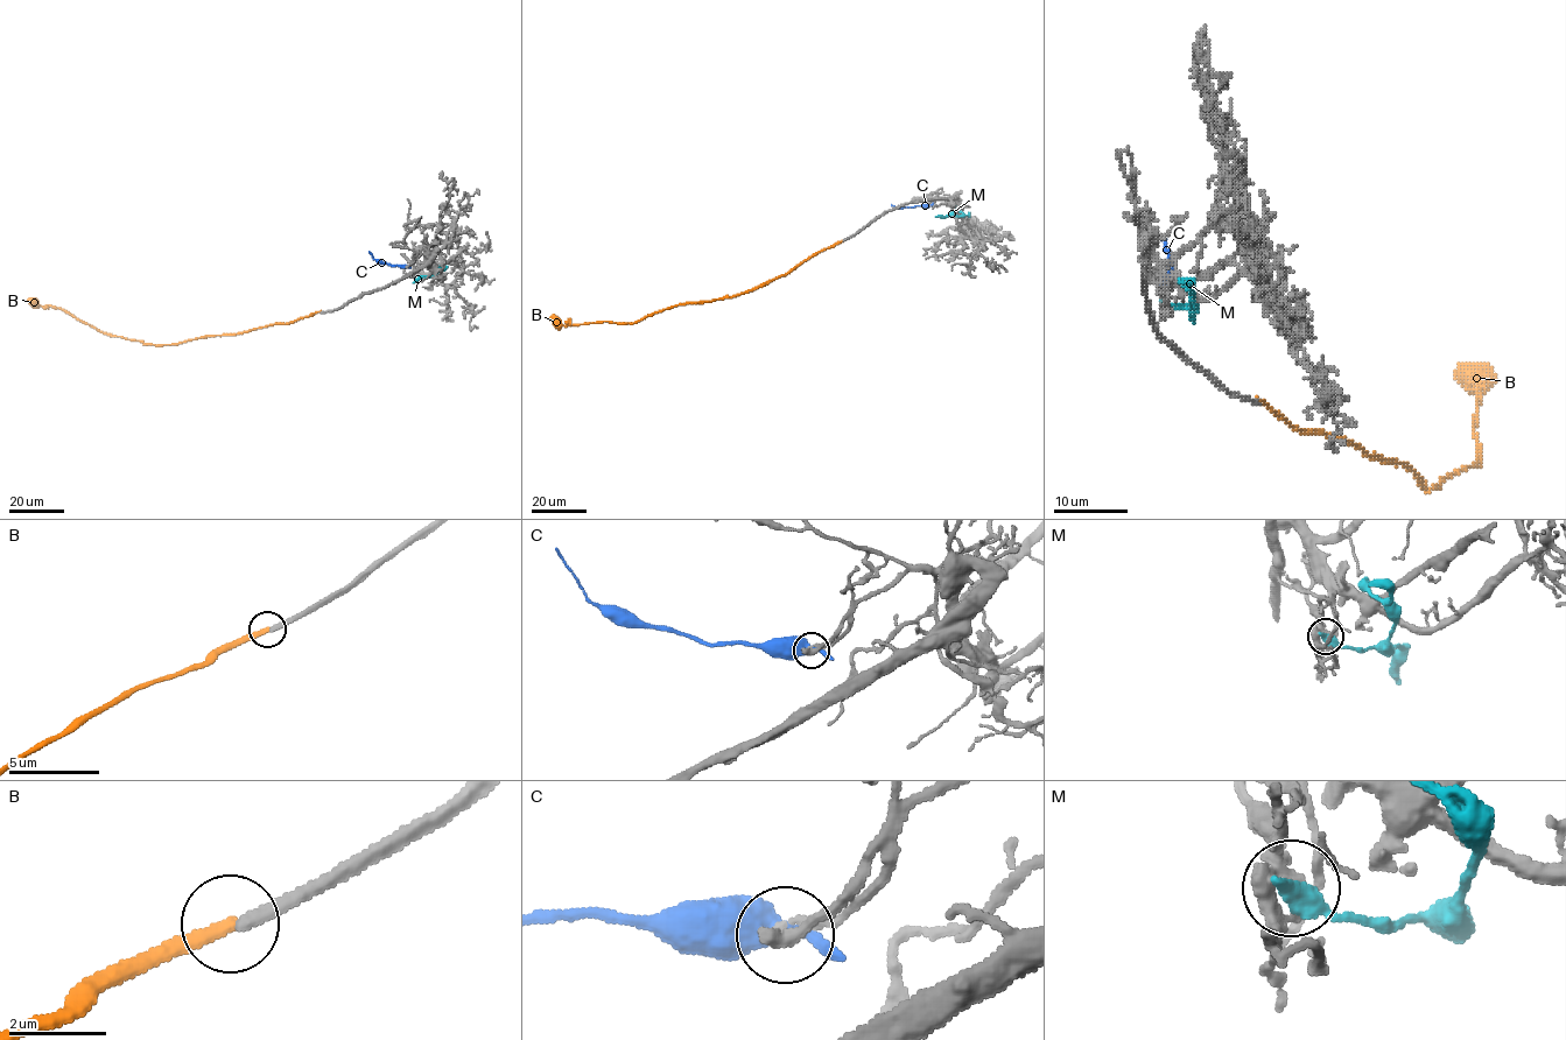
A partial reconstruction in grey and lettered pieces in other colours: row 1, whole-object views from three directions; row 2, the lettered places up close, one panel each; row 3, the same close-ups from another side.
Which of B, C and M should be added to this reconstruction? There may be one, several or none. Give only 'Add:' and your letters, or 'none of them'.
Add: none of them

